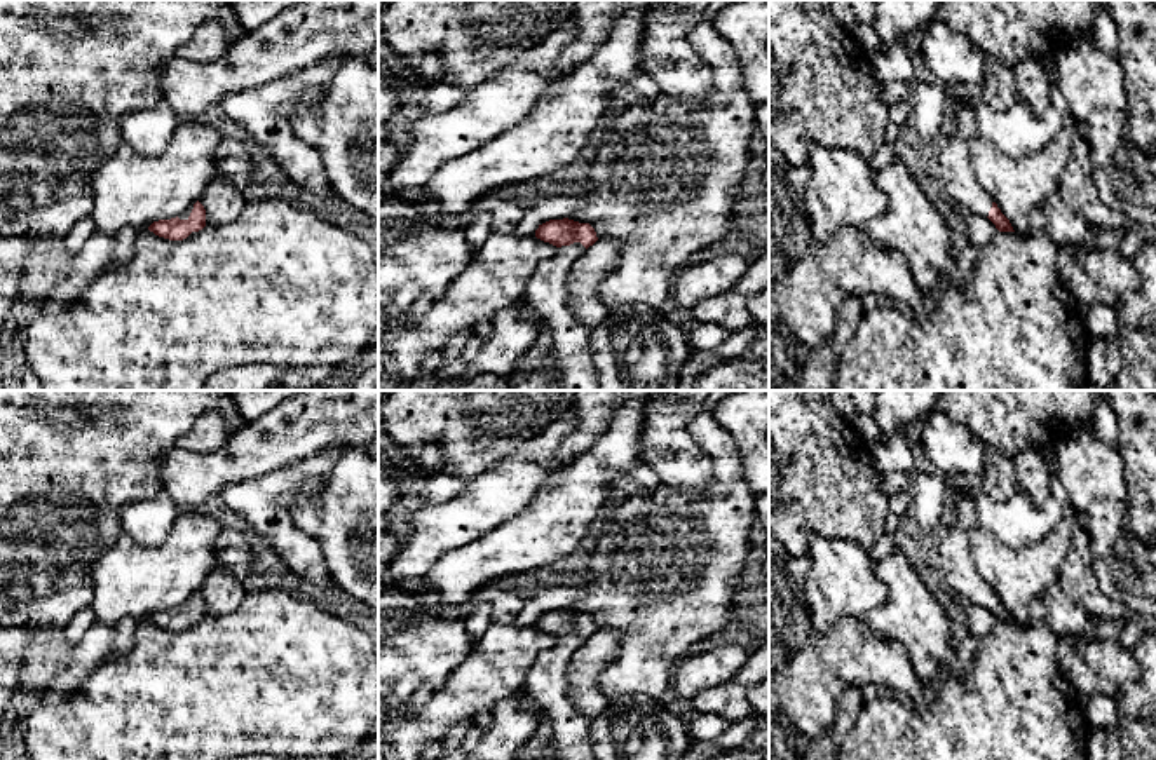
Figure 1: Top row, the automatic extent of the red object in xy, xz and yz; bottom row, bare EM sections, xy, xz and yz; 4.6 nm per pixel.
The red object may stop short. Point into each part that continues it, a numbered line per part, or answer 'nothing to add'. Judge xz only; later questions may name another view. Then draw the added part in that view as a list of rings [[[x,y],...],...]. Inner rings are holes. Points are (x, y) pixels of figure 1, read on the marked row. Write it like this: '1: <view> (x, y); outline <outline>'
1: xz (569, 356); outline [[[581,242],[558,248],[553,258],[539,263],[523,296],[551,329],[547,361],[558,380],[556,390],[600,390],[589,354],[591,329],[570,312],[567,289],[572,265],[584,251]]]

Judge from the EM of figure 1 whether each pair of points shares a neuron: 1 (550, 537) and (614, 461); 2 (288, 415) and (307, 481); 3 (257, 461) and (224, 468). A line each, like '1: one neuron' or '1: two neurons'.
1: one neuron
2: two neurons
3: one neuron

